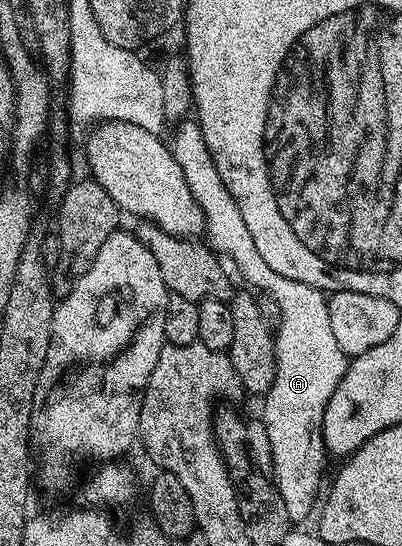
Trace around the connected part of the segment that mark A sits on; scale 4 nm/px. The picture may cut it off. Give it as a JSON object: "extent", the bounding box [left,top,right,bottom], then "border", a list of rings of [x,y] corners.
{"extent":[171,118,350,525],"border":[[[183,118],[175,128],[177,132],[171,138],[171,150],[179,169],[183,169],[183,178],[187,181],[187,189],[191,189],[191,197],[195,197],[199,209],[203,209],[204,238],[208,246],[218,256],[230,255],[238,273],[250,283],[246,284],[258,292],[270,294],[279,305],[281,323],[275,328],[273,340],[277,368],[275,381],[263,399],[263,418],[267,441],[271,441],[271,478],[279,489],[279,497],[283,497],[283,505],[287,505],[290,524],[301,525],[312,511],[314,514],[323,491],[321,478],[325,475],[327,460],[323,413],[327,401],[331,401],[331,393],[335,393],[335,385],[343,381],[350,356],[345,355],[343,349],[339,349],[339,341],[335,341],[326,292],[291,281],[291,277],[279,277],[279,273],[275,273],[275,269],[259,257],[259,249],[255,249],[255,241],[251,241],[251,233],[243,222],[243,213],[239,213],[235,197],[227,193],[227,185],[223,185],[223,177],[219,177],[219,169],[215,169],[213,155],[207,149],[207,141],[203,141],[203,129],[196,118]]]}

